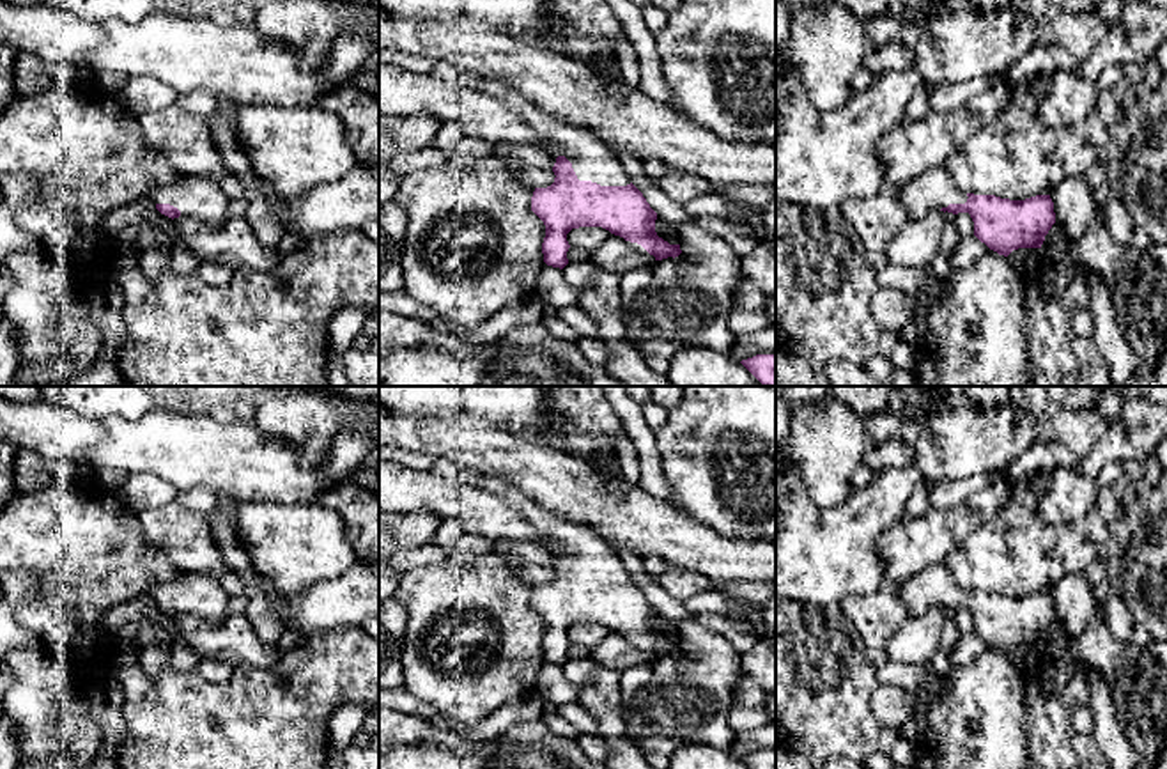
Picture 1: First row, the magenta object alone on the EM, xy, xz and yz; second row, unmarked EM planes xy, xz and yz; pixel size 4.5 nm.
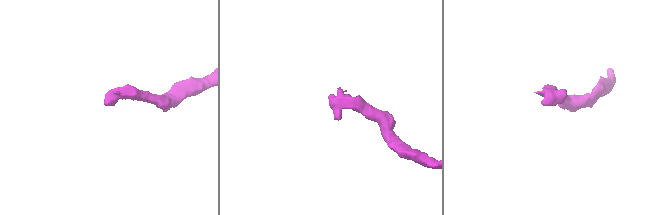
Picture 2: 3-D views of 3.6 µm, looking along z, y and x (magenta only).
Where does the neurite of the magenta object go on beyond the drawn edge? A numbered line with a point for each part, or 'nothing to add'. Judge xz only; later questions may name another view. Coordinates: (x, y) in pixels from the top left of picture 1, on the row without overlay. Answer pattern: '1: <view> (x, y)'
1: xz (592, 557)

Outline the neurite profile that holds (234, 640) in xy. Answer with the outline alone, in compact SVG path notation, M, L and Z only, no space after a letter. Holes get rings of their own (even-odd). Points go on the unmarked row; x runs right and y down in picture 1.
M191 613L174 615L177 638L186 641L200 659L223 659L234 666L269 668L282 654L264 643L244 613L227 615L211 624Z

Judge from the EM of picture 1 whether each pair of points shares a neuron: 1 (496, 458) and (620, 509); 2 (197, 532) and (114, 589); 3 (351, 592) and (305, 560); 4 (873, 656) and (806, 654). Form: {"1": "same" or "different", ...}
{"1": "same", "2": "different", "3": "different", "4": "different"}

